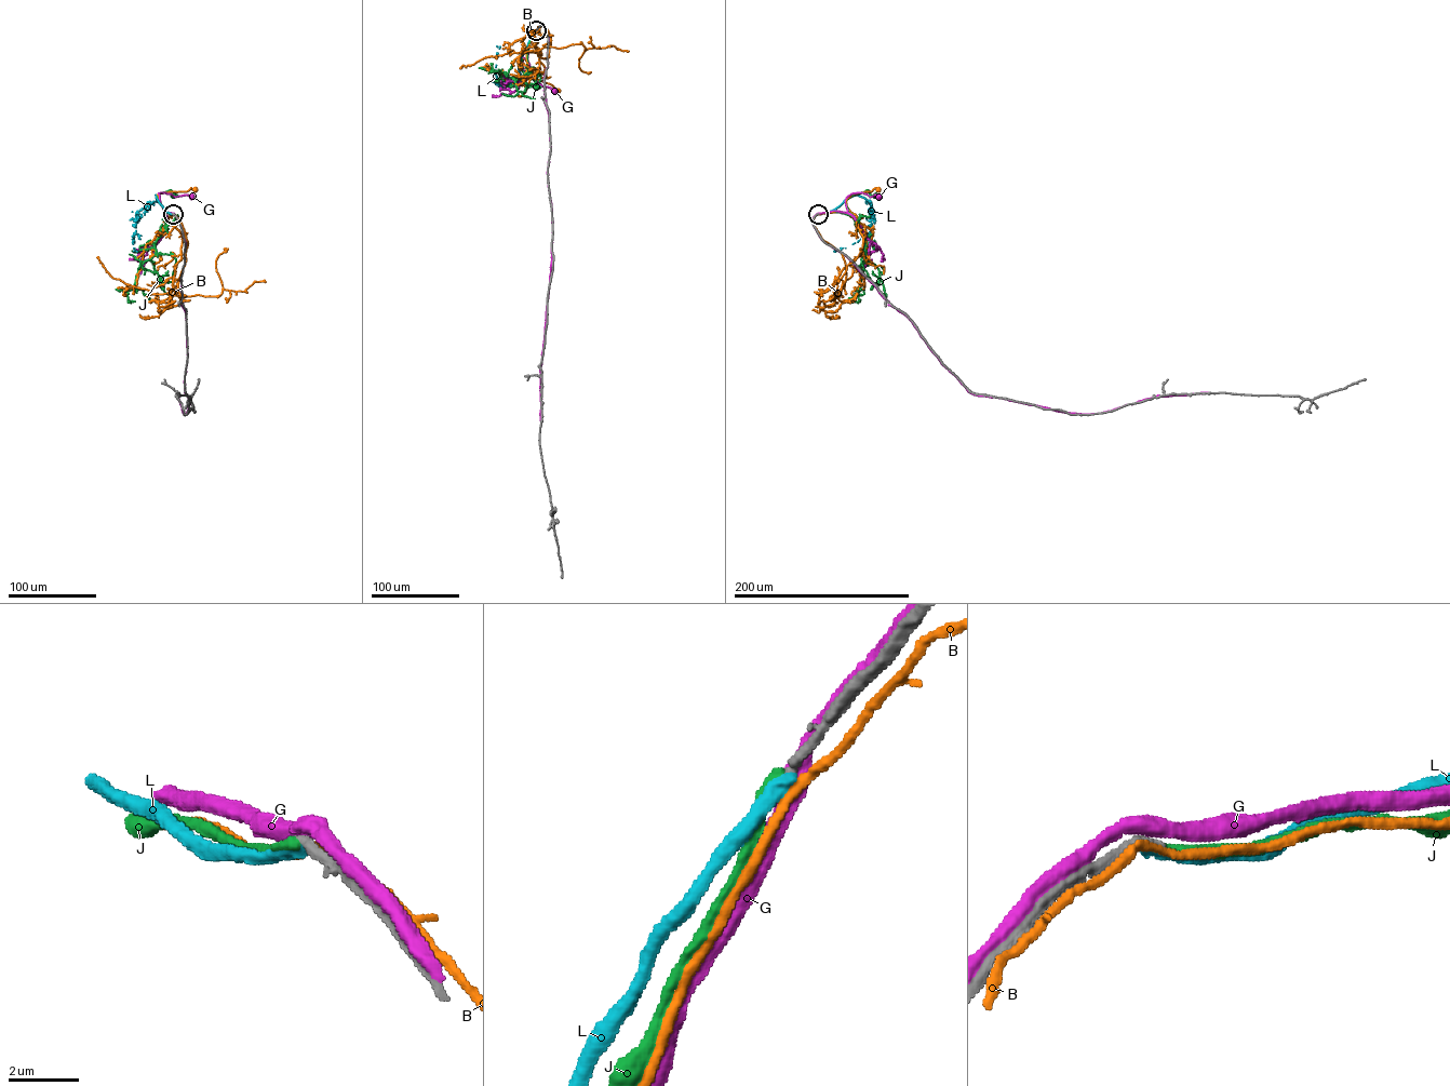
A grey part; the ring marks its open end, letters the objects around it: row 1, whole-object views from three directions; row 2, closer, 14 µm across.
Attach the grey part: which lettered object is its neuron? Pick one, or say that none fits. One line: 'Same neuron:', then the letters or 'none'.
Same neuron: none

